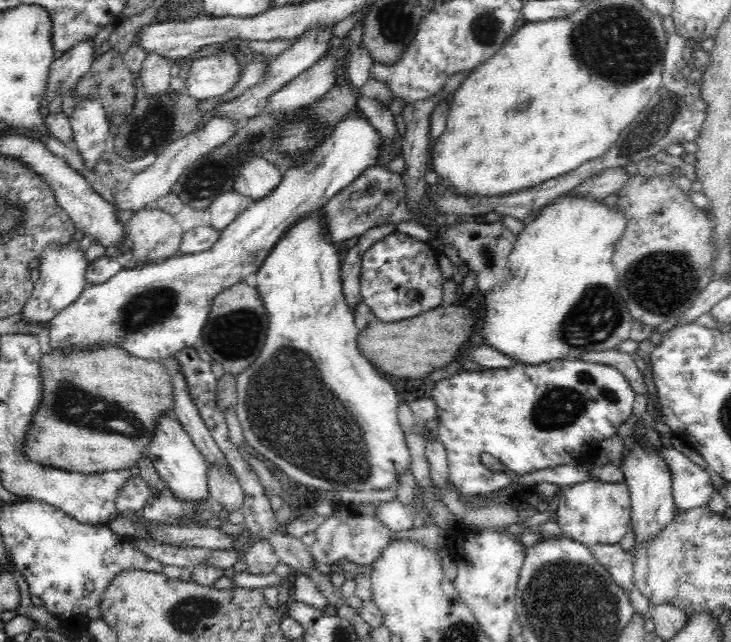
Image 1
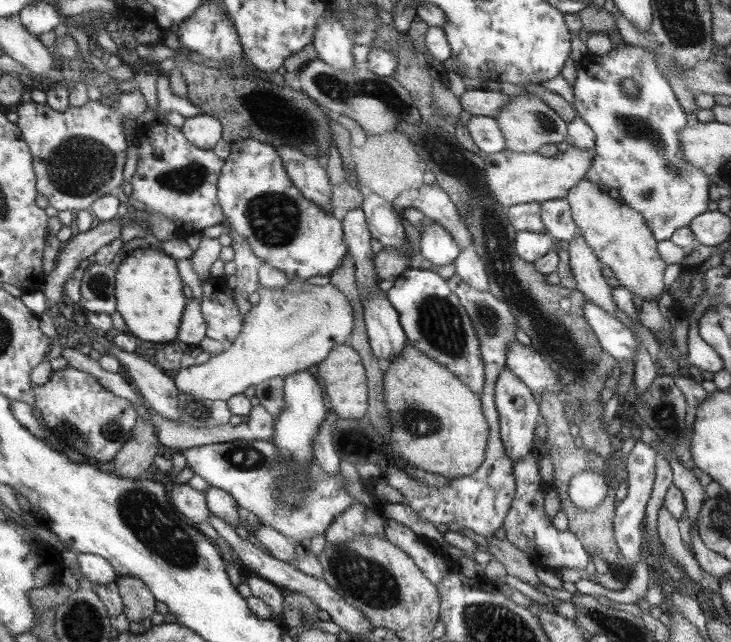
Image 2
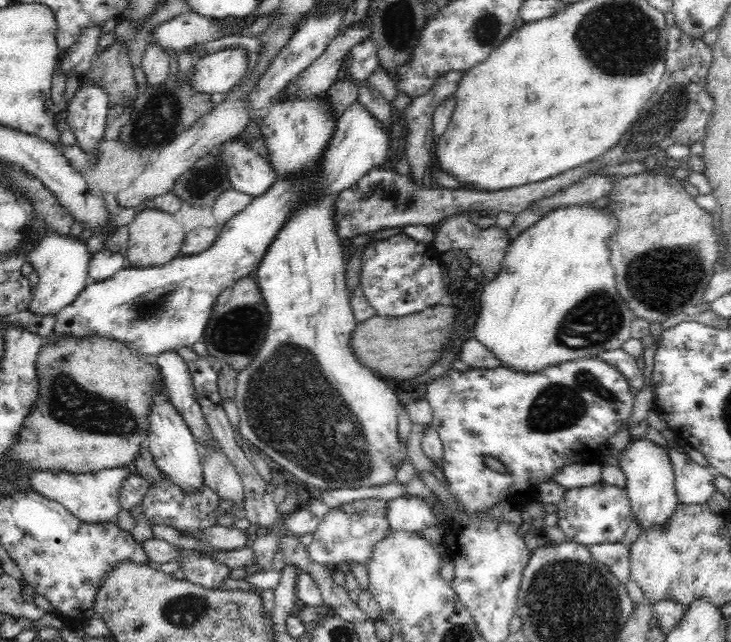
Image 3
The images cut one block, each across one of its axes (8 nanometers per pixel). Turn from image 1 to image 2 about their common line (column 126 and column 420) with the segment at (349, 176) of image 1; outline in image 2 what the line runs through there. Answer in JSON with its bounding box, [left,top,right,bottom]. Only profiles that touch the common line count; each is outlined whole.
[386,268,484,394]

